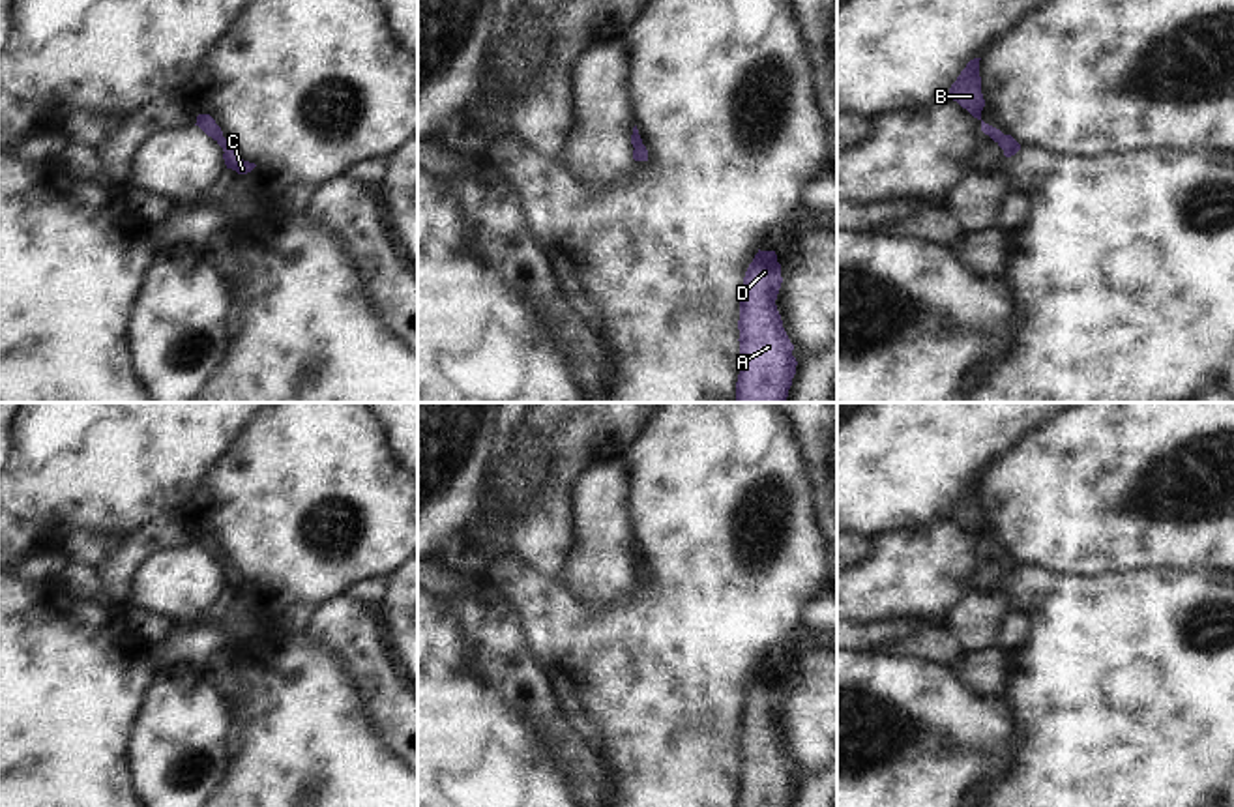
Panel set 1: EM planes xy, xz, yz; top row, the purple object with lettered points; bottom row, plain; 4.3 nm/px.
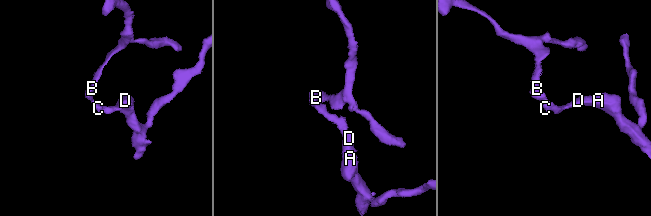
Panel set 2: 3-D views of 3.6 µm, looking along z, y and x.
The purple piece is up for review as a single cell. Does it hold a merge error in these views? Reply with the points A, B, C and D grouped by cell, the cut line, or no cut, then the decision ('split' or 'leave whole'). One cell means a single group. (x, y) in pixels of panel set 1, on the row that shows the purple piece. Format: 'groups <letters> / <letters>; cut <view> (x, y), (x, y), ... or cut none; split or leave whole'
groups A B C D; cut none; leave whole

